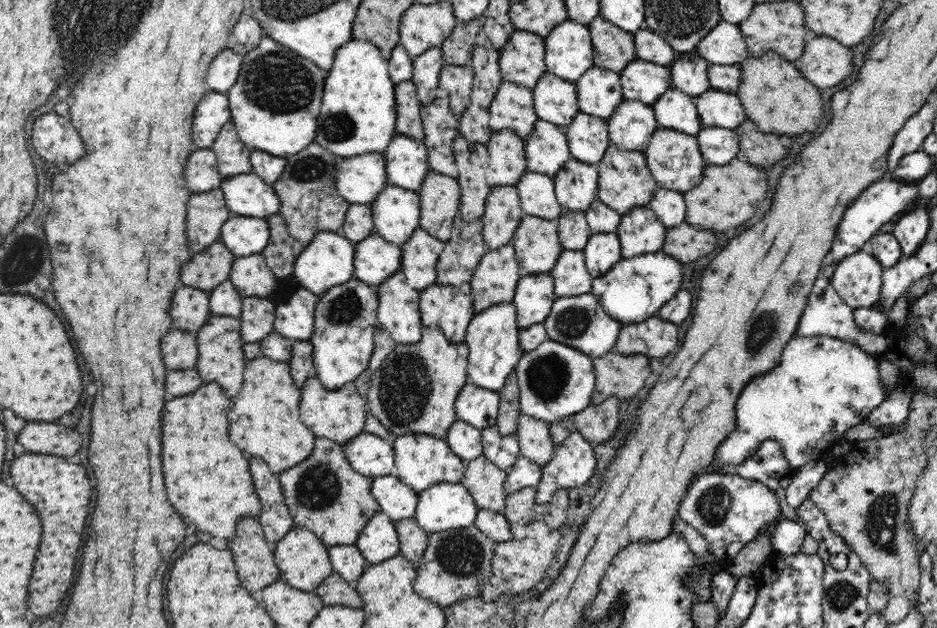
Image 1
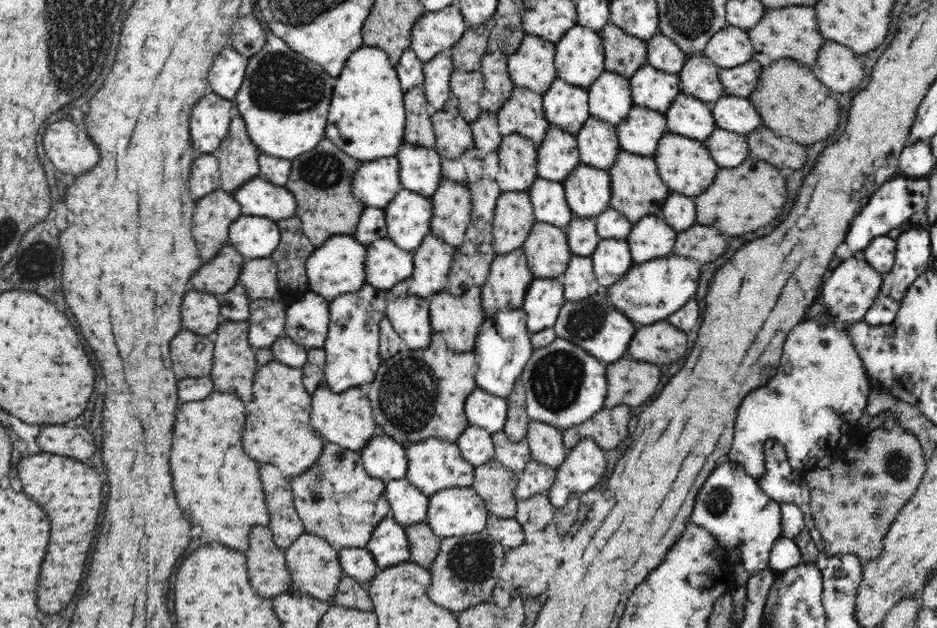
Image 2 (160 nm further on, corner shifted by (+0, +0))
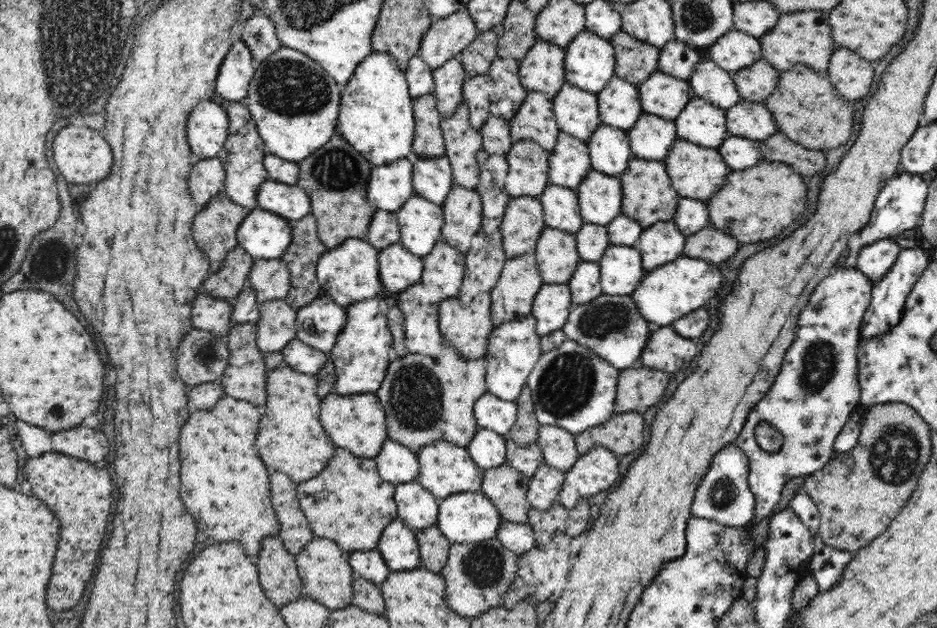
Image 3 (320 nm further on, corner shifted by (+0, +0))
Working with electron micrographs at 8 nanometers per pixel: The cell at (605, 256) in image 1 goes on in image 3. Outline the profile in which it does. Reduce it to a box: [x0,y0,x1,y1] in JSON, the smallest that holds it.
[599,244,647,296]

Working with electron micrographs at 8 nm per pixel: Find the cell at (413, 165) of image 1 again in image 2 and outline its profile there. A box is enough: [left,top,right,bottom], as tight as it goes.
[398,142,444,199]

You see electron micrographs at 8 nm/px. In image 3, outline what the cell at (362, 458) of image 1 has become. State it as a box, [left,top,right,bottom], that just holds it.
[375,439,420,485]

